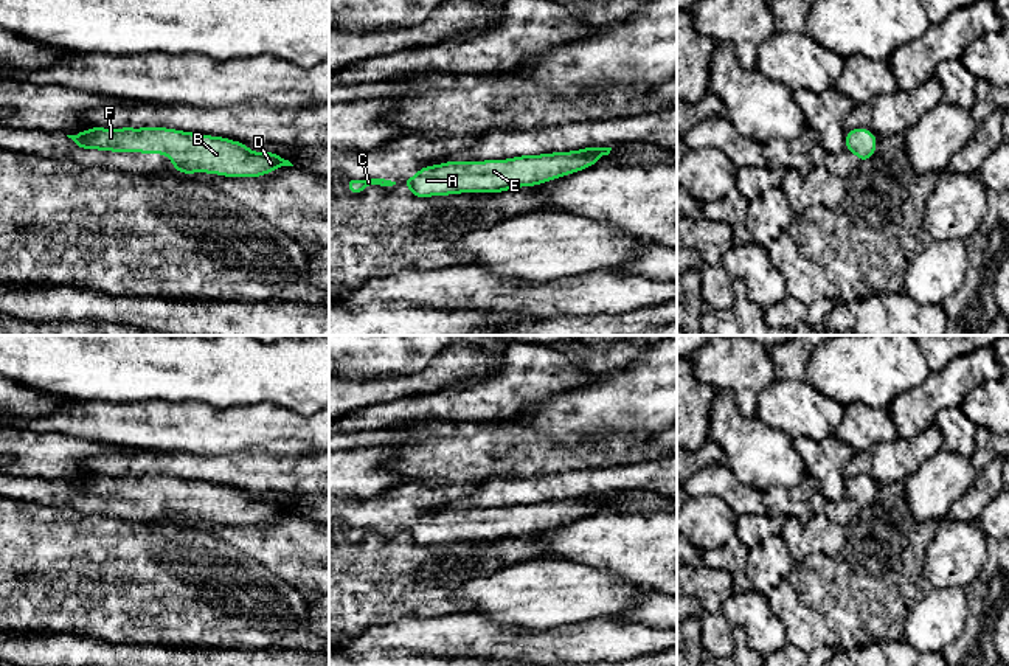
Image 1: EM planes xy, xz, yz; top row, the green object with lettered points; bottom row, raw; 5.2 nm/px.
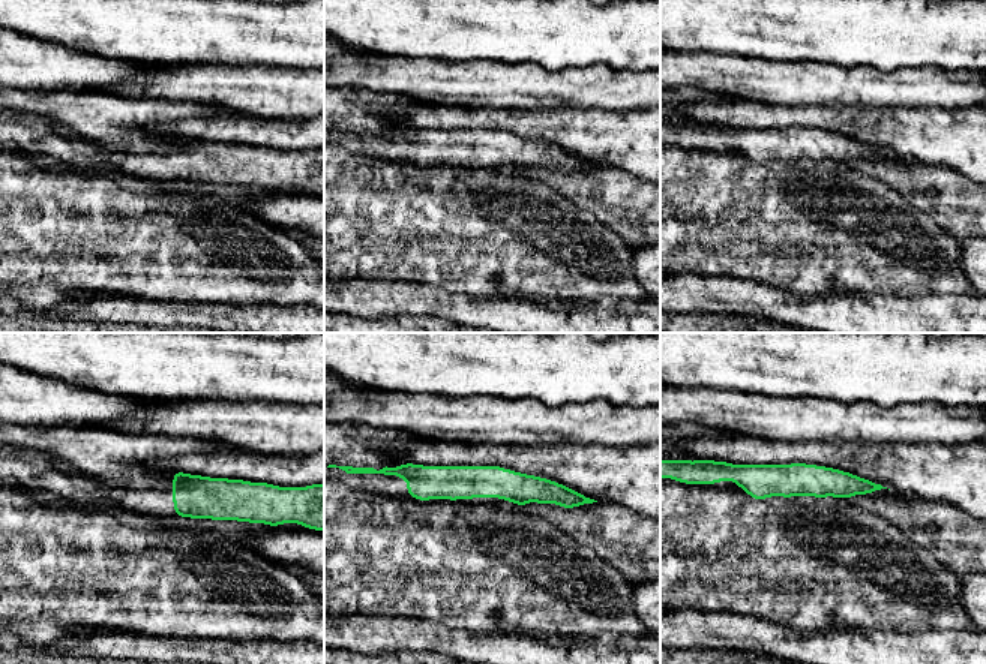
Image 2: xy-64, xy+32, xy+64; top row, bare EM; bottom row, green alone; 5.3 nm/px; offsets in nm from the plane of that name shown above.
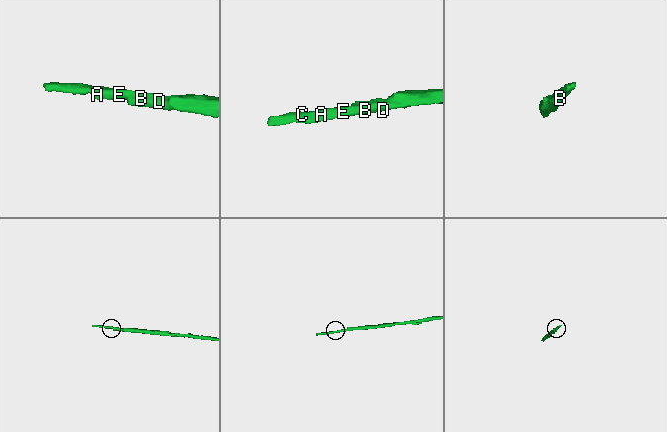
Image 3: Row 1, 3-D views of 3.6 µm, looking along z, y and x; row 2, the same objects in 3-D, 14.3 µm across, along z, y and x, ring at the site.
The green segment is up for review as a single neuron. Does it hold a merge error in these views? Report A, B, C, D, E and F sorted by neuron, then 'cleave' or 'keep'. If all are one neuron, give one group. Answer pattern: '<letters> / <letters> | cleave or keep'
A B C D E F | keep

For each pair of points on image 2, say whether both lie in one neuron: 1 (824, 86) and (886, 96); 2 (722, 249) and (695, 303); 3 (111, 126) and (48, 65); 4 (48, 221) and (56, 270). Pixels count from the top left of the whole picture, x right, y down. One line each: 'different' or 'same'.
1: same
2: different
3: different
4: same

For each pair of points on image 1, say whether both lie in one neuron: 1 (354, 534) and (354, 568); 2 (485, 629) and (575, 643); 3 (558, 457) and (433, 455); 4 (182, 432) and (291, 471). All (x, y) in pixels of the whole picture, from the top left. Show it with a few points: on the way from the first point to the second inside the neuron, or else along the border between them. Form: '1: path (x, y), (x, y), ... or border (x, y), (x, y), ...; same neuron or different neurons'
1: border (345, 522), (351, 541), (390, 533); different neurons
2: path (506, 641), (553, 643); same neuron
3: path (527, 454), (464, 454); same neuron
4: border (204, 454), (272, 454), (277, 457); different neurons

